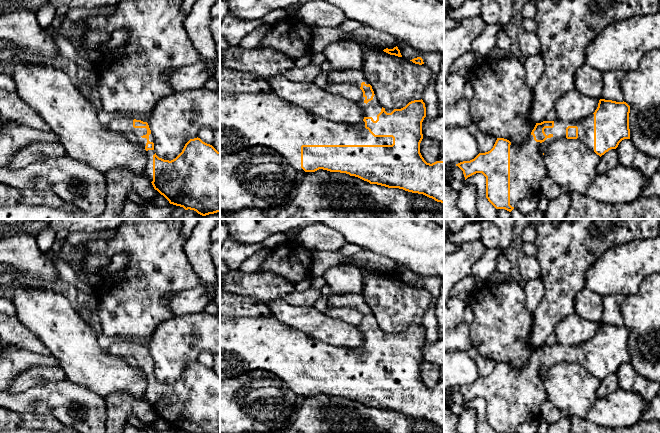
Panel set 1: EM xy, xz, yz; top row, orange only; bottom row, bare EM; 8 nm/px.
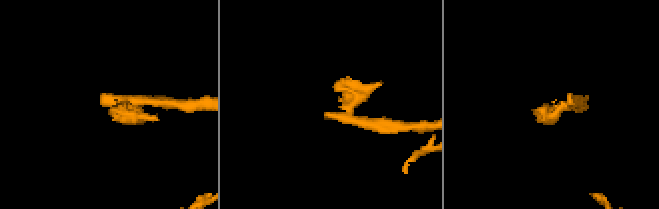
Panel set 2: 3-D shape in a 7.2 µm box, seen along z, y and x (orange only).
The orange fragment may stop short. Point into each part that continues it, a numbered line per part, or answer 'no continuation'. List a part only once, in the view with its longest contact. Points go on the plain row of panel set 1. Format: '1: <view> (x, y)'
1: xz (246, 343)

